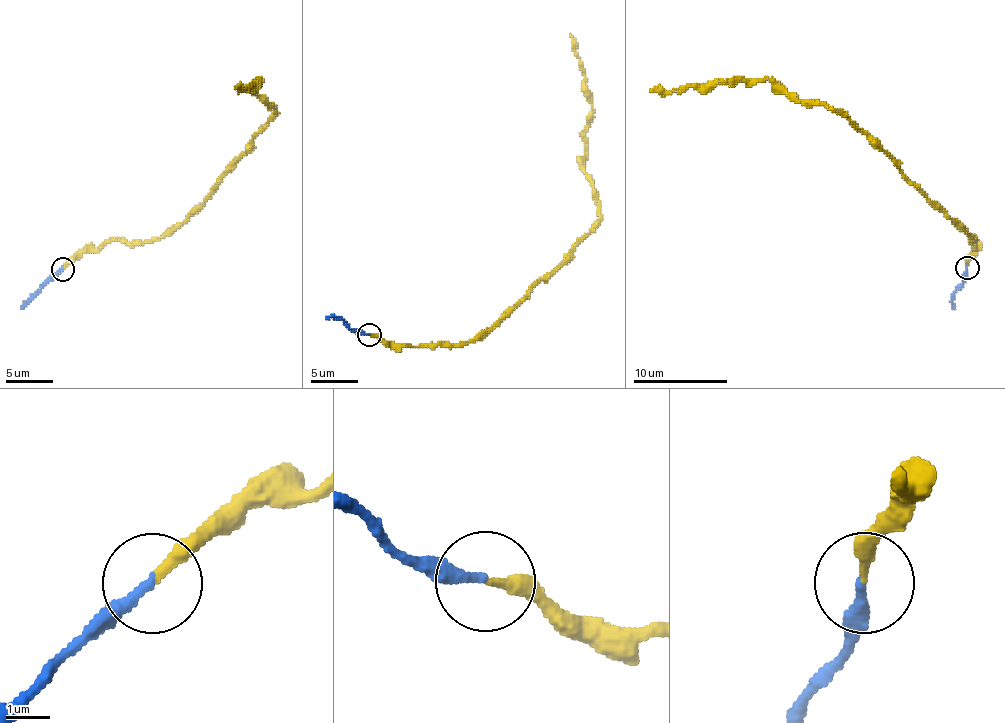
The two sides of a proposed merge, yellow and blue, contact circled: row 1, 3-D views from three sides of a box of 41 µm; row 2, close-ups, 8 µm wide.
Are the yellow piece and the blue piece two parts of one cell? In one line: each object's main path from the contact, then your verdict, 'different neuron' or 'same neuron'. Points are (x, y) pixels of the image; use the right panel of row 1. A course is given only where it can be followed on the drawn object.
course yellow (966, 267), (975, 237), (970, 238), (837, 112), (795, 100), (767, 79), (671, 91), (650, 89); course blue (966, 267), (965, 282), (954, 294), (954, 308); same neuron

